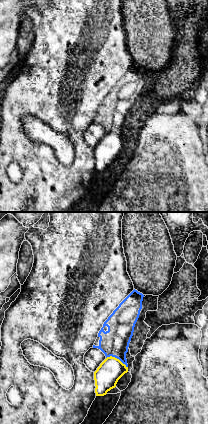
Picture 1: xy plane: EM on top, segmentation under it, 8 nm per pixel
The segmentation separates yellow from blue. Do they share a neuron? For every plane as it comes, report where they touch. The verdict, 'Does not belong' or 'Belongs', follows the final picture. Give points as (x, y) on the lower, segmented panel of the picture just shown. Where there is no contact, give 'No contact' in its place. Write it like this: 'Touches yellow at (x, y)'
Touches yellow at (116, 358)

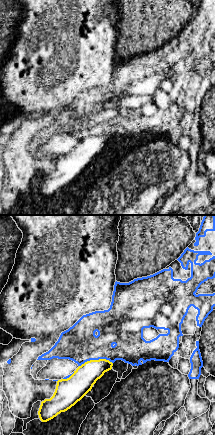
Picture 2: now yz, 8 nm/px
Touches yellow at (95, 360)

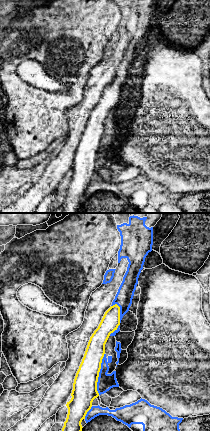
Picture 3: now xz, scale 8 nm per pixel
Touches yellow at (98, 374)

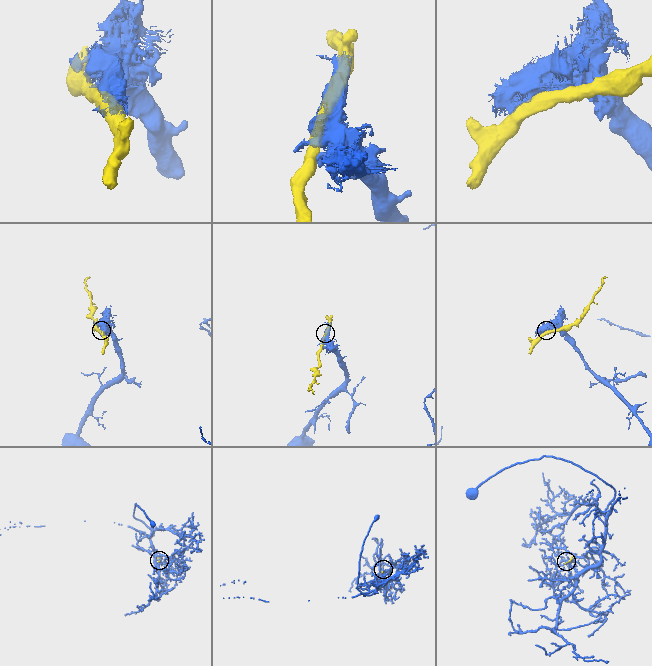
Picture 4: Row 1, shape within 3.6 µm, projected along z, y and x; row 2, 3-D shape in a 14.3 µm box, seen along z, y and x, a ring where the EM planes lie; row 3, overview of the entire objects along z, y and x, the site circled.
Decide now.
Does not belong

